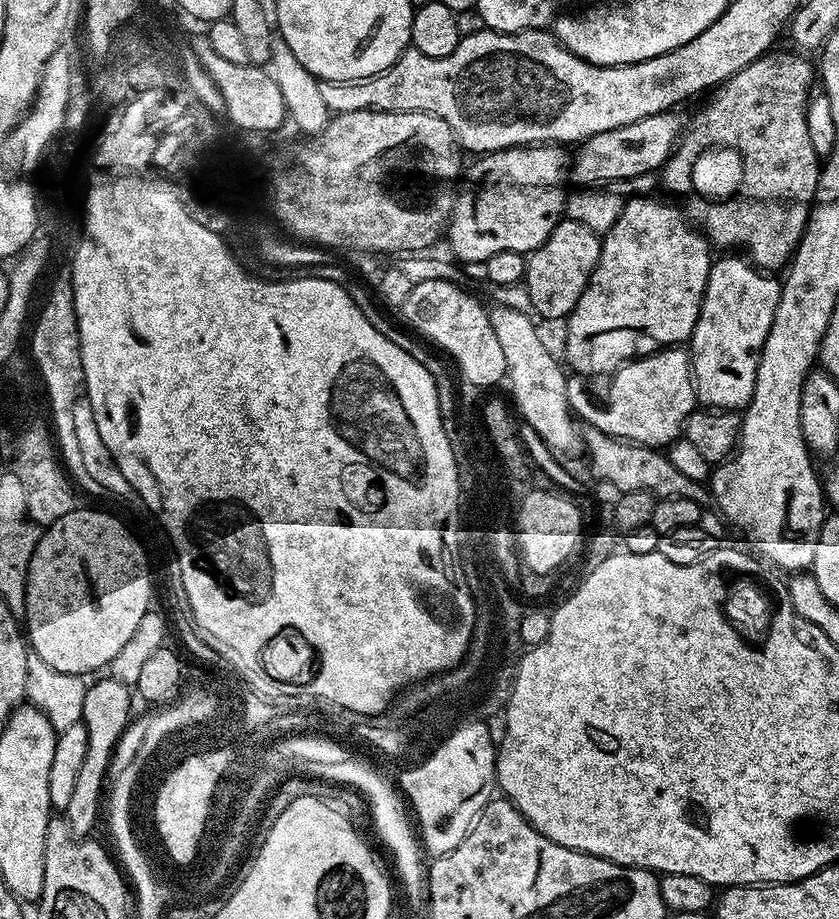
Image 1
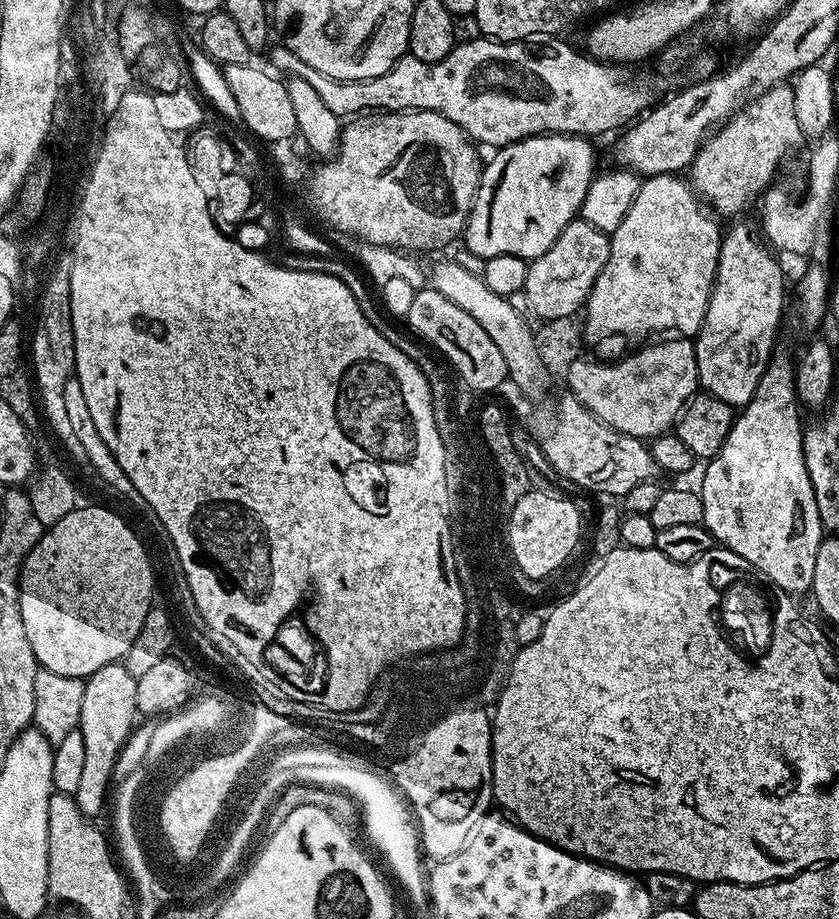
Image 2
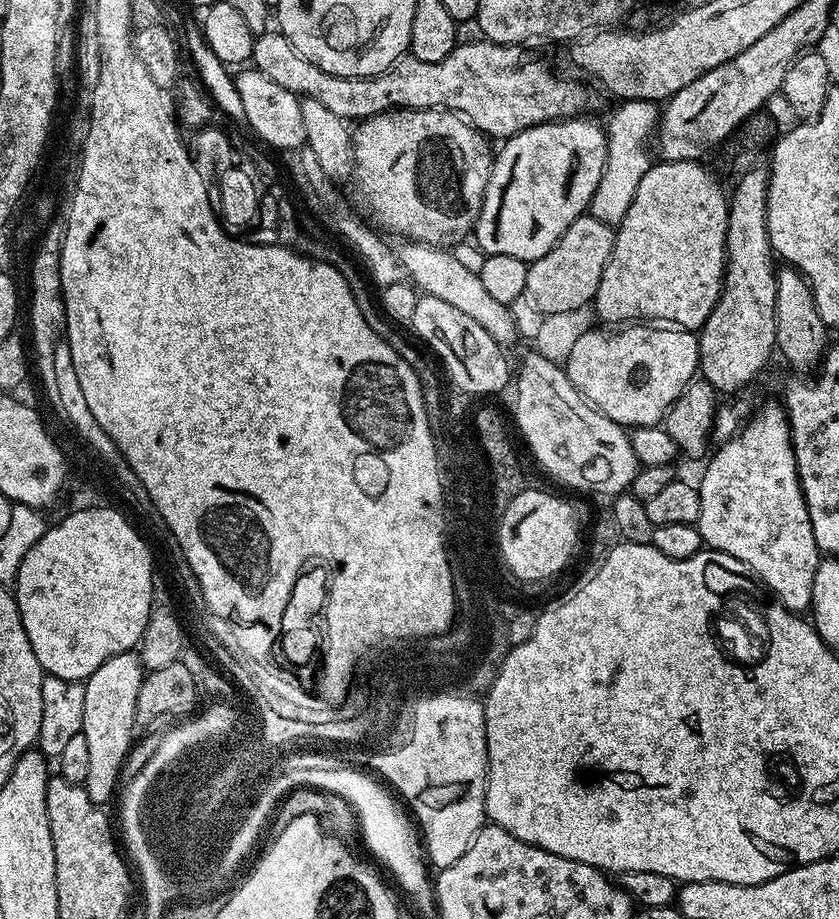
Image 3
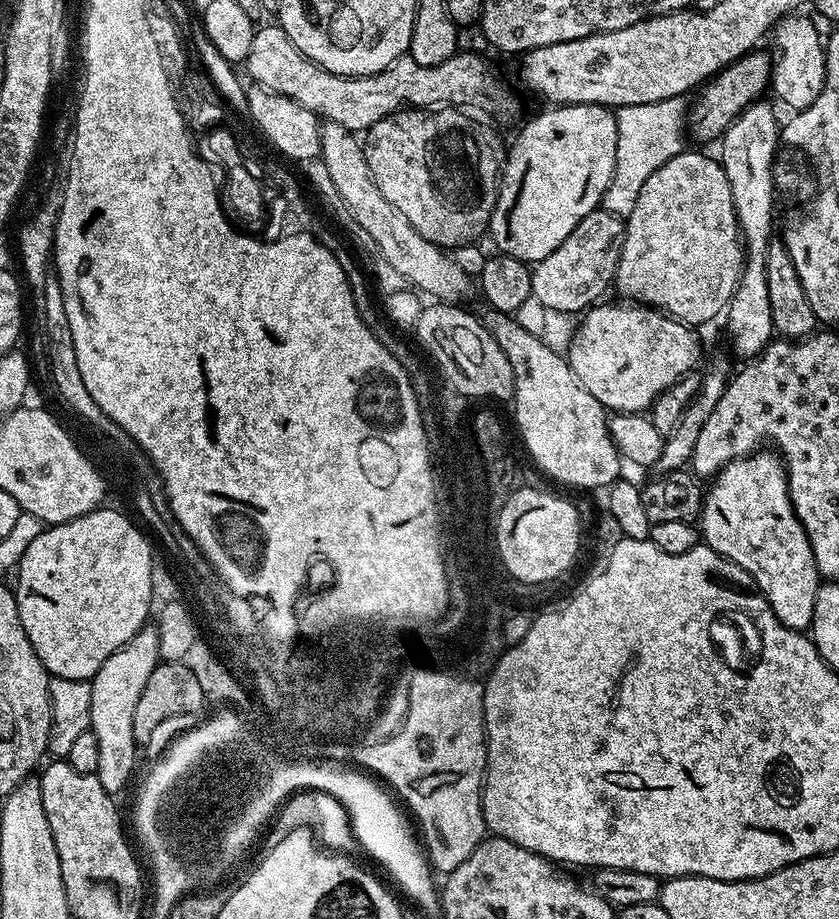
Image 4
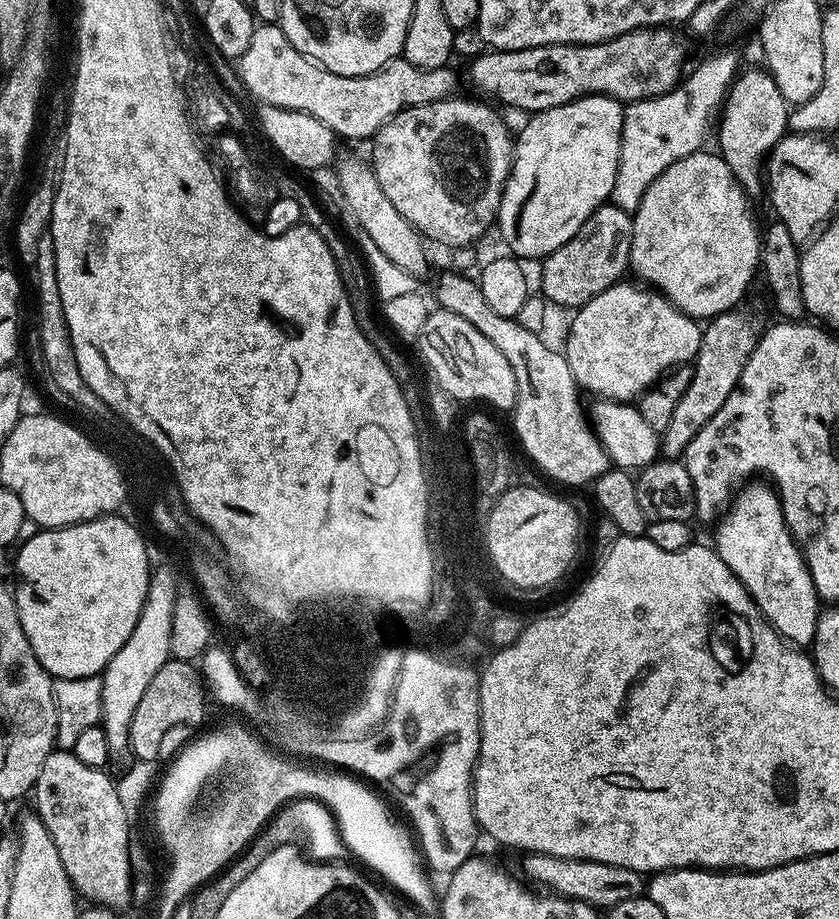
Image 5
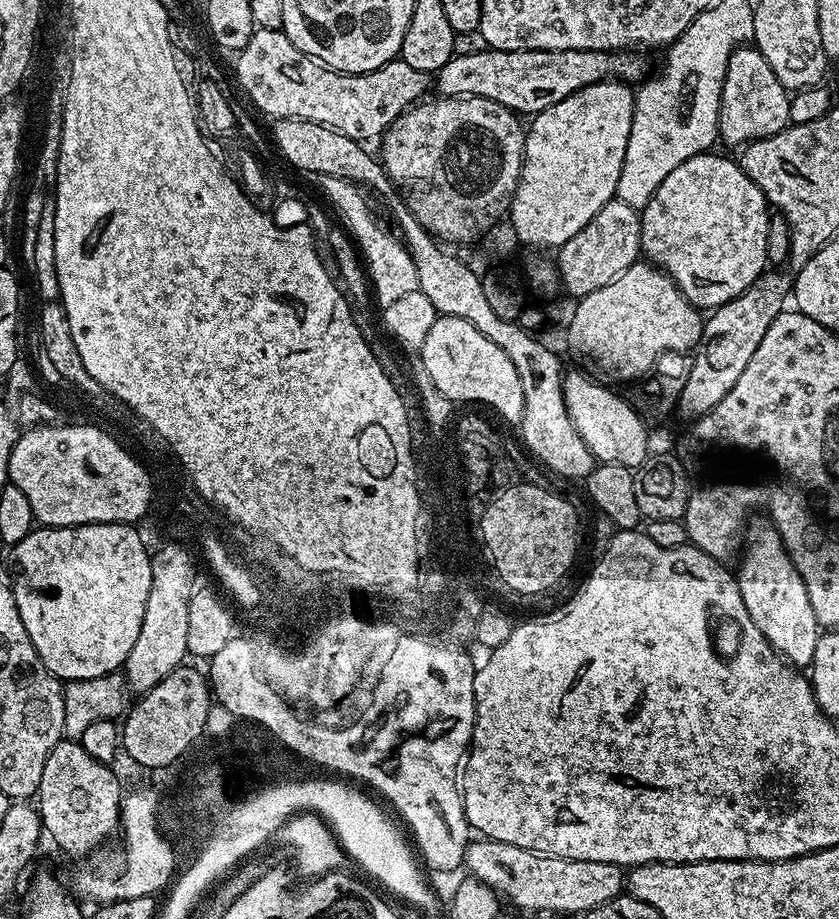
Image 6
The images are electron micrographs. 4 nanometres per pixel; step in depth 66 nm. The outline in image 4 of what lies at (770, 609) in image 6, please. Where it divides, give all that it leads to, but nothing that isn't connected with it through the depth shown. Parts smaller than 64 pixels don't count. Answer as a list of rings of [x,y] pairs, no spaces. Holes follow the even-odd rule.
[[[757,450],[751,456],[731,460],[721,472],[717,472],[712,484],[704,492],[704,506],[700,509],[698,527],[703,543],[722,554],[730,562],[742,566],[746,574],[754,578],[760,593],[770,602],[774,614],[787,628],[804,630],[814,618],[814,598],[818,594],[822,577],[810,538],[796,517],[792,499],[788,493],[788,474],[784,461],[775,451]]]

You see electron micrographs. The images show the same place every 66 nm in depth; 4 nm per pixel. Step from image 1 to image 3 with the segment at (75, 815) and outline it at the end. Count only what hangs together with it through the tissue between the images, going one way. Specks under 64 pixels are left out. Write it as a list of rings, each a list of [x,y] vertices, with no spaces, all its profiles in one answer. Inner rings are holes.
[[[135,651],[123,652],[112,656],[94,674],[83,681],[86,694],[83,733],[86,747],[90,753],[90,763],[82,787],[90,794],[95,804],[107,805],[107,800],[117,795],[121,783],[120,771],[124,768],[124,759],[132,748],[132,731],[138,728],[136,707],[138,690],[142,686],[146,669],[140,663]]]

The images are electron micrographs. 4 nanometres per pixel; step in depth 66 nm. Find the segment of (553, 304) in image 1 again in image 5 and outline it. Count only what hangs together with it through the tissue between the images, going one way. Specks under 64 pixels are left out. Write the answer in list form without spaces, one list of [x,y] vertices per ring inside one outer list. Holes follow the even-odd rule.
[[[617,204],[598,205],[570,242],[562,242],[558,250],[543,257],[539,291],[544,300],[575,310],[590,302],[590,298],[602,294],[602,290],[621,283],[623,276],[620,275],[630,268],[632,217],[633,213],[622,210]]]

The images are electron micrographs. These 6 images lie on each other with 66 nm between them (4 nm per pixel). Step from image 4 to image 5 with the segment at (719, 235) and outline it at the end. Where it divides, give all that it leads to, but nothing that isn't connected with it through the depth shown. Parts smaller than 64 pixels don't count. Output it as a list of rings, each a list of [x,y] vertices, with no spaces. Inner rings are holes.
[[[701,150],[690,154],[686,158],[682,158],[678,162],[674,162],[674,166],[666,166],[666,170],[662,170],[662,174],[658,174],[658,178],[654,178],[654,182],[650,182],[650,190],[646,190],[646,194],[642,196],[642,202],[638,206],[638,210],[632,217],[632,245],[630,246],[630,272],[637,281],[643,282],[645,285],[651,286],[655,291],[660,292],[673,306],[684,312],[687,316],[692,317],[697,322],[707,321],[714,316],[720,316],[723,312],[731,312],[737,307],[736,304],[748,292],[748,287],[752,284],[752,279],[757,279],[758,269],[760,266],[760,238],[761,229],[756,229],[756,216],[752,213],[753,201],[747,192],[744,191],[742,185],[736,181],[734,174],[730,170],[730,166],[726,166],[726,162],[715,151]]]

